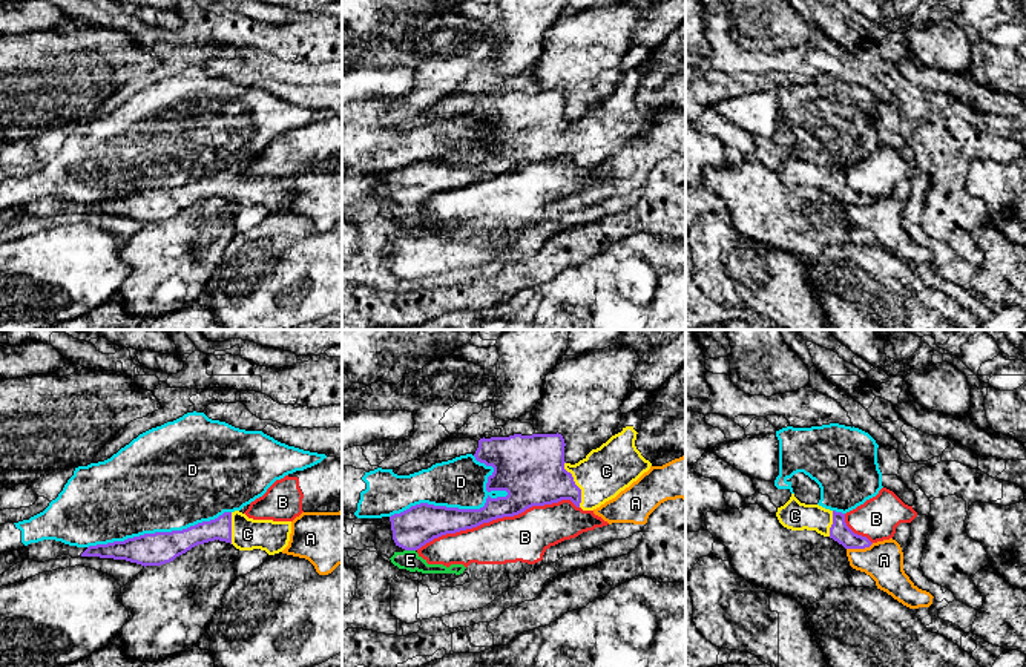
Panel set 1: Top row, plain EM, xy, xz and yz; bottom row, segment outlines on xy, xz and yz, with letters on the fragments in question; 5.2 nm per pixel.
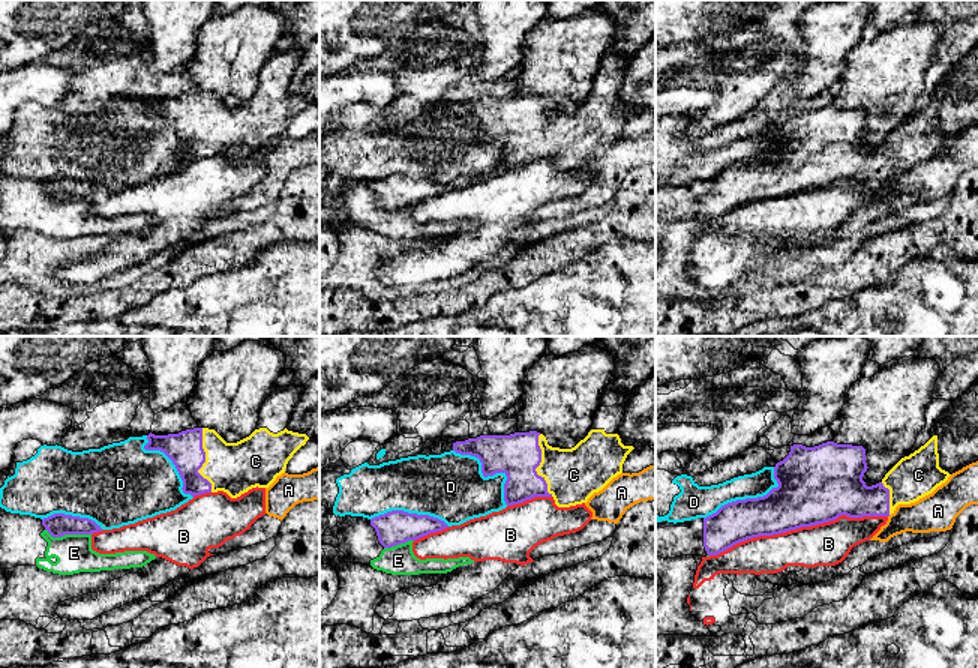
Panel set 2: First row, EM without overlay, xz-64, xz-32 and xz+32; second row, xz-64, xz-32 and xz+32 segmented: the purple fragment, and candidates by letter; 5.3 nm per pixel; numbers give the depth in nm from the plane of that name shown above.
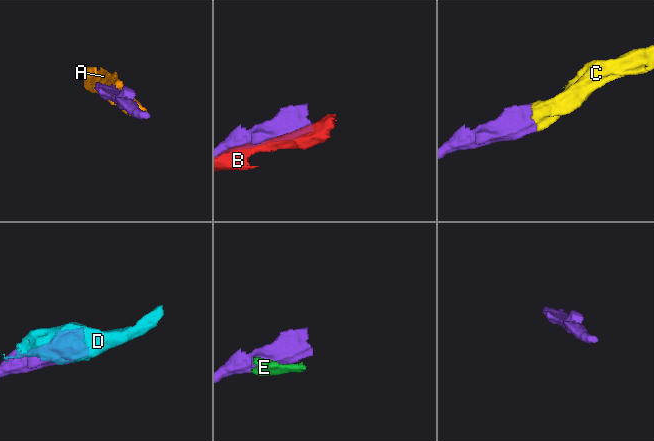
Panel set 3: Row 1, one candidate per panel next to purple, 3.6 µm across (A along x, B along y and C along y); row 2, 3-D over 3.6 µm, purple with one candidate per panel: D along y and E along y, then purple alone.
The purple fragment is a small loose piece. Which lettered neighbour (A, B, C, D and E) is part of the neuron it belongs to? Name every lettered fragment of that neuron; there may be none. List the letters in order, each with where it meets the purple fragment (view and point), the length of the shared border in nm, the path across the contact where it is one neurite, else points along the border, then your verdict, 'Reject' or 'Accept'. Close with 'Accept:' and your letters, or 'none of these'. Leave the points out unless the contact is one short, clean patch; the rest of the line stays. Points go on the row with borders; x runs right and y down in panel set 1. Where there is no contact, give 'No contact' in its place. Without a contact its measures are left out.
A: Touches purple at yz (859, 548). Shared border 150 nm. Boundary: yz (873, 543), (864, 548), (847, 549). Reject
B: Touches purple at xz (497, 517). Shared border 900 nm. Reject
C: Touches purple at xz (575, 485). Shared border 260 nm. Path across: xz (531, 468), (546, 479), (575, 485), (589, 483), (606, 471). Accept
D: Touches purple at xz (450, 508). Shared border 650 nm. Reject
E: Touches purple at xz (410, 549). Shared border 60 nm. Boundary: xz (405, 549), (414, 551). Reject
Accept: C

